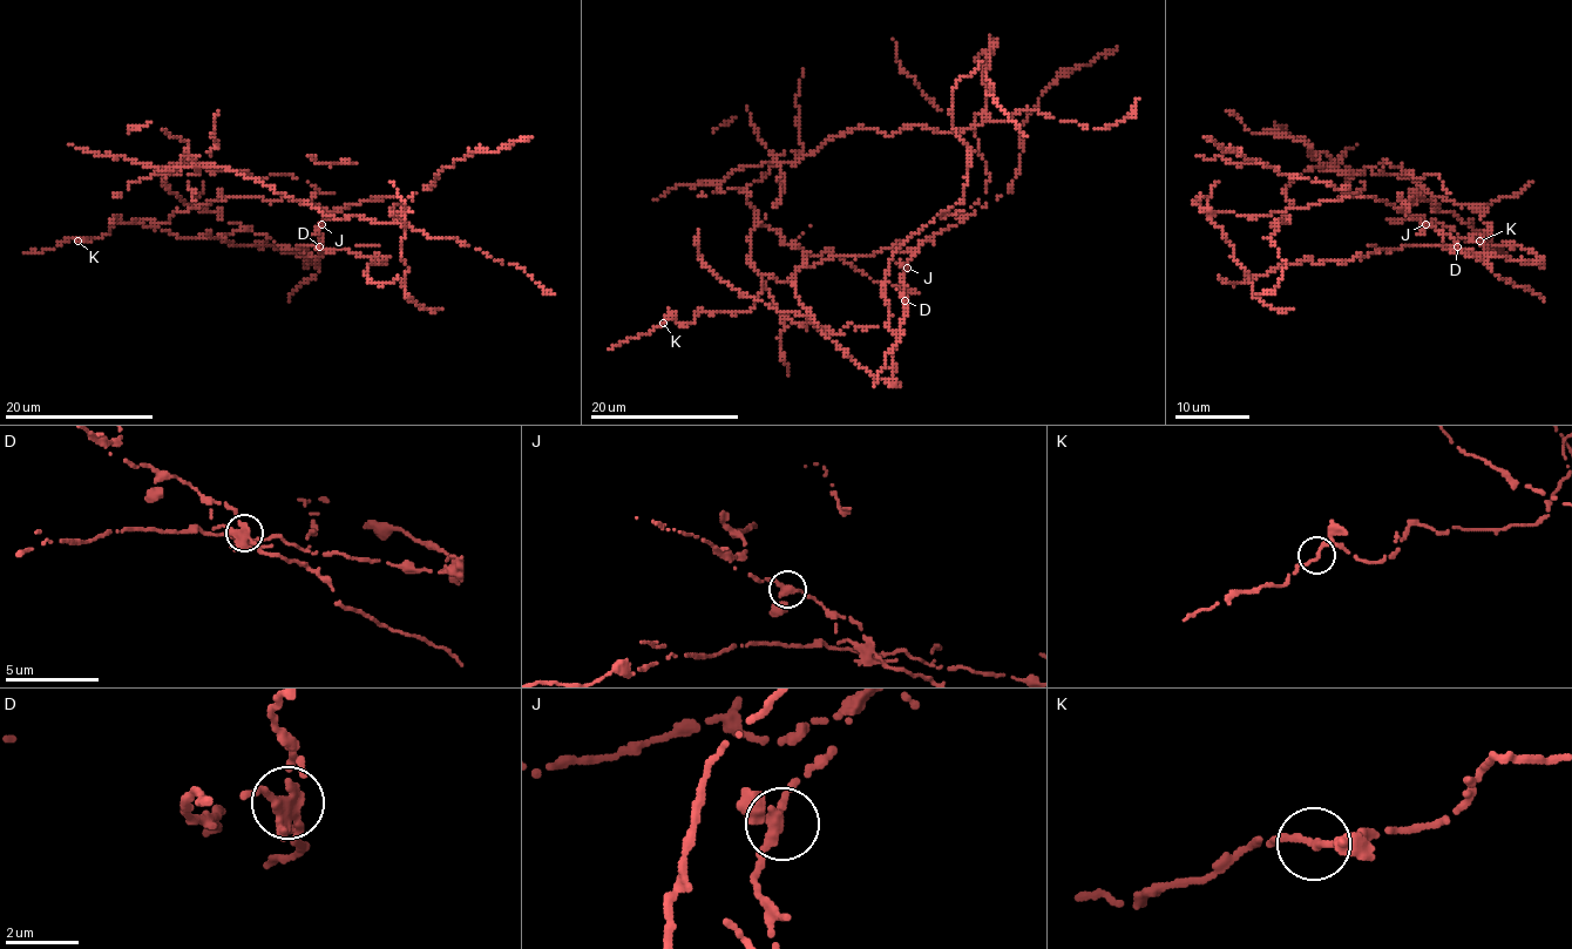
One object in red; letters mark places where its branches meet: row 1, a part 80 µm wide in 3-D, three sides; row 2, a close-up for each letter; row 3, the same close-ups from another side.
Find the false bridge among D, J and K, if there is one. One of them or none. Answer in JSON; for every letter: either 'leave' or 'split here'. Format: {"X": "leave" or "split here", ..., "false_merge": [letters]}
{"D": "split here", "J": "leave", "K": "leave", "false_merge": ["D"]}

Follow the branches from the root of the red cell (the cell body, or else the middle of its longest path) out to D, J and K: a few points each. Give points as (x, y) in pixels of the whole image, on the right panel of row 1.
D: (1436, 196), (1442, 200), (1441, 209), (1431, 211), (1441, 205), (1414, 196), (1403, 212), (1435, 225), (1457, 246)
J: (1436, 196), (1442, 200), (1435, 211), (1441, 205), (1422, 196), (1404, 203), (1404, 216), (1425, 224)
K: (1436, 196), (1444, 212), (1454, 212), (1463, 222), (1470, 218), (1483, 237), (1479, 241)

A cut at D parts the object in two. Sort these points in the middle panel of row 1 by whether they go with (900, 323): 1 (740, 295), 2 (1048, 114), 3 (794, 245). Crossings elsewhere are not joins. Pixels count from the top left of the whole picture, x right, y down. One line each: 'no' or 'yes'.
1: no
2: no
3: no

